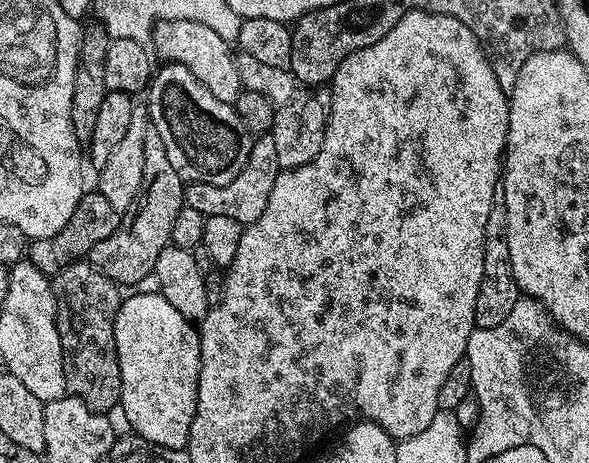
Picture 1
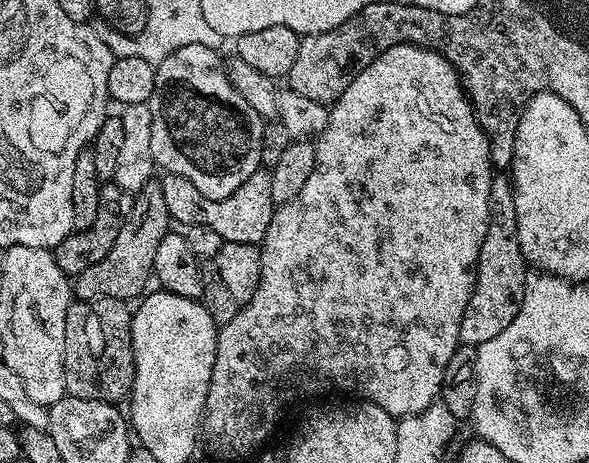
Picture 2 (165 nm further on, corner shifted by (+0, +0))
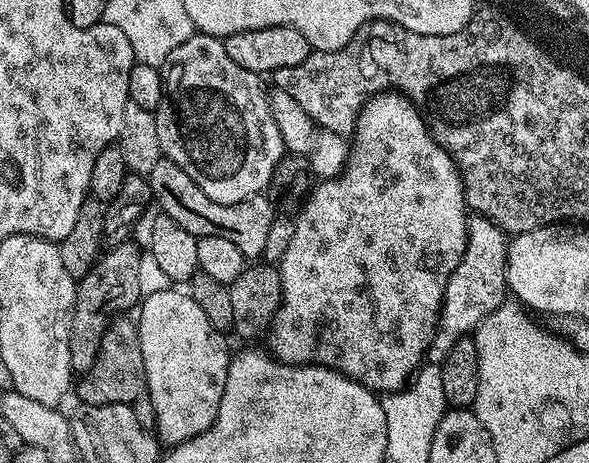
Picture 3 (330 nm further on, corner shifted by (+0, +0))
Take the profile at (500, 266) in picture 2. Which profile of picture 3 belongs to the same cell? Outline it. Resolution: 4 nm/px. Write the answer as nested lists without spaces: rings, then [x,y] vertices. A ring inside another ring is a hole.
[[[472,214],[468,217],[468,241],[462,260],[450,274],[444,291],[444,307],[440,321],[428,347],[427,363],[443,365],[446,354],[463,336],[475,333],[476,328],[509,295],[508,290],[508,241],[509,237],[494,222],[485,216]]]

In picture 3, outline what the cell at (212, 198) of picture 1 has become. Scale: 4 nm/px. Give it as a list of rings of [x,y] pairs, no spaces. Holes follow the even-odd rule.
[[[167,158],[160,159],[158,166],[154,166],[154,170],[146,174],[146,179],[155,207],[160,207],[157,209],[163,215],[174,218],[178,226],[190,230],[190,234],[198,238],[210,234],[215,234],[217,238],[227,238],[228,241],[234,242],[234,246],[238,246],[238,250],[242,250],[246,258],[263,257],[270,226],[278,217],[278,209],[267,195],[251,196],[248,200],[233,204],[219,204],[206,198],[194,178],[190,178],[190,174],[182,170],[182,166],[174,166],[174,162]]]

